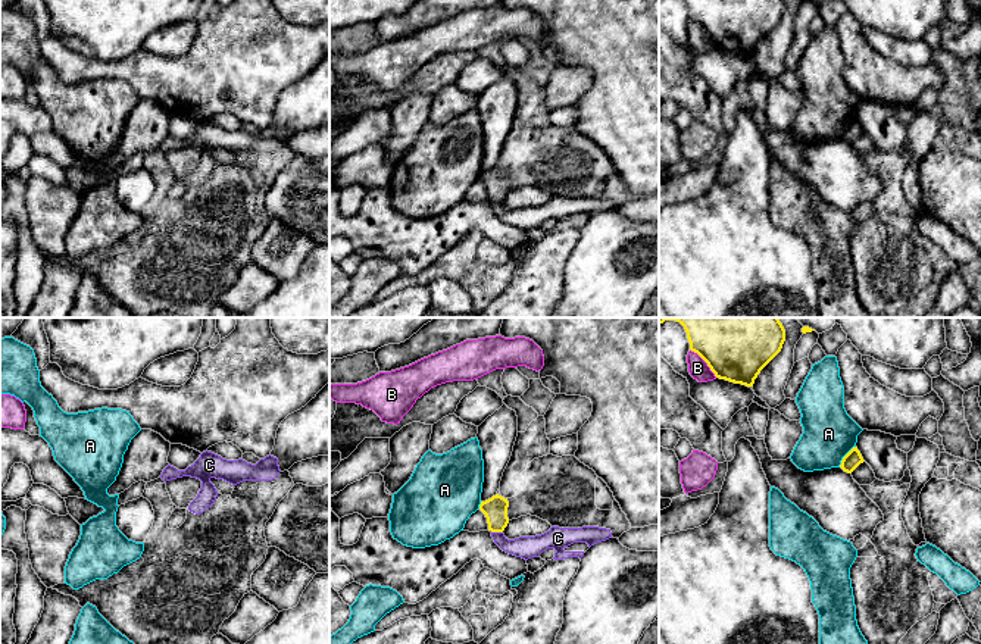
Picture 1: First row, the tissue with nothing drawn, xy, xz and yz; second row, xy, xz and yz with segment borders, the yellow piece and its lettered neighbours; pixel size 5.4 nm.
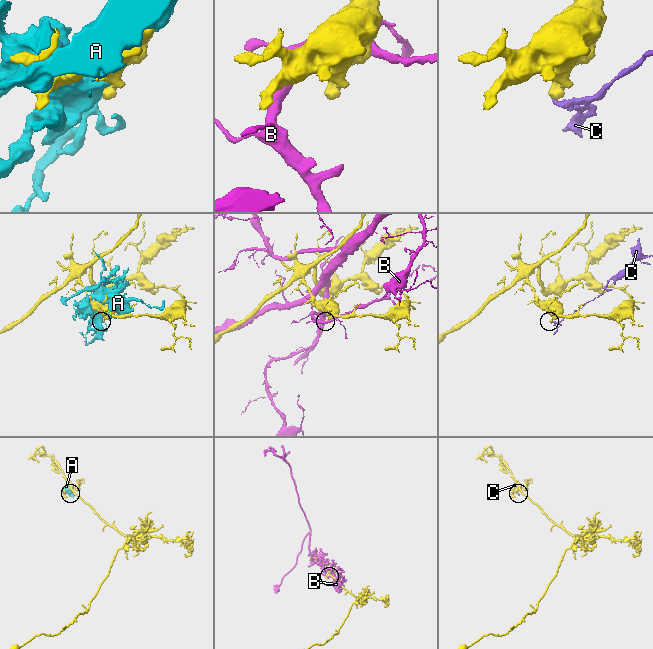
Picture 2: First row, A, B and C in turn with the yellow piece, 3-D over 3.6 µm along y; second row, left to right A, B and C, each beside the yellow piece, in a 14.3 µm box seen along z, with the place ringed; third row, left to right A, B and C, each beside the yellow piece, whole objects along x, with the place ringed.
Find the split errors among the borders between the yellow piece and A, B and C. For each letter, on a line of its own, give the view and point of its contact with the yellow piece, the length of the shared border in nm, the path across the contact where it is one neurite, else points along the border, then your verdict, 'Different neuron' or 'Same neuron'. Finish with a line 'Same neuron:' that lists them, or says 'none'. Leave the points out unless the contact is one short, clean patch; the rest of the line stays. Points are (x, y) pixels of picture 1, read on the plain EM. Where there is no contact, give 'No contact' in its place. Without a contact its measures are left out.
A: Touches yellow at yz (844, 127). Shared border 150 nm. Different neuron
B: Touches yellow at yz (705, 31). Shared border 220 nm. Different neuron
C: Touches yellow at xz (496, 202). Shared border 70 nm. Boundary: xz (490, 200), (502, 203). Different neuron
Same neuron: none

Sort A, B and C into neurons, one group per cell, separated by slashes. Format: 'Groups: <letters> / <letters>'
Groups: A / B / C

